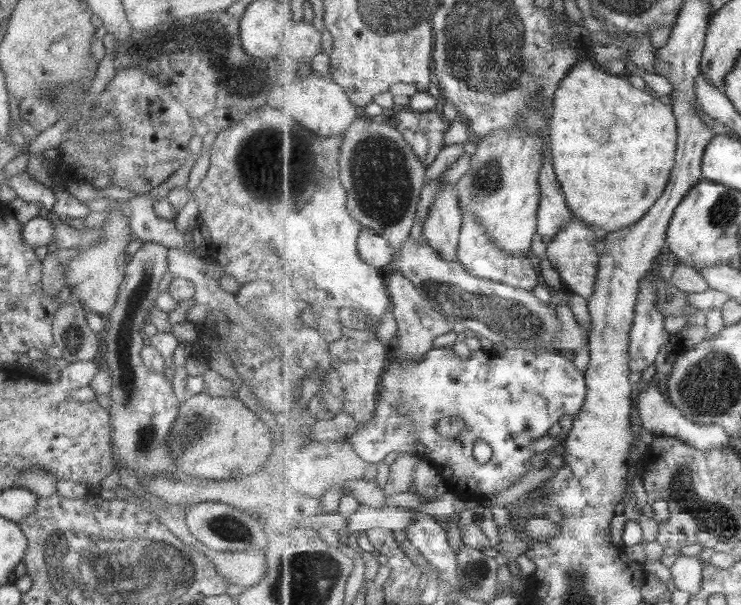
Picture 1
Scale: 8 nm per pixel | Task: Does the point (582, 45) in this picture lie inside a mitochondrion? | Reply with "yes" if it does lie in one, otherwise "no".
no

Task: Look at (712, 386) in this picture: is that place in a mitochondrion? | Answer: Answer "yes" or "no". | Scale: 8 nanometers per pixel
yes

